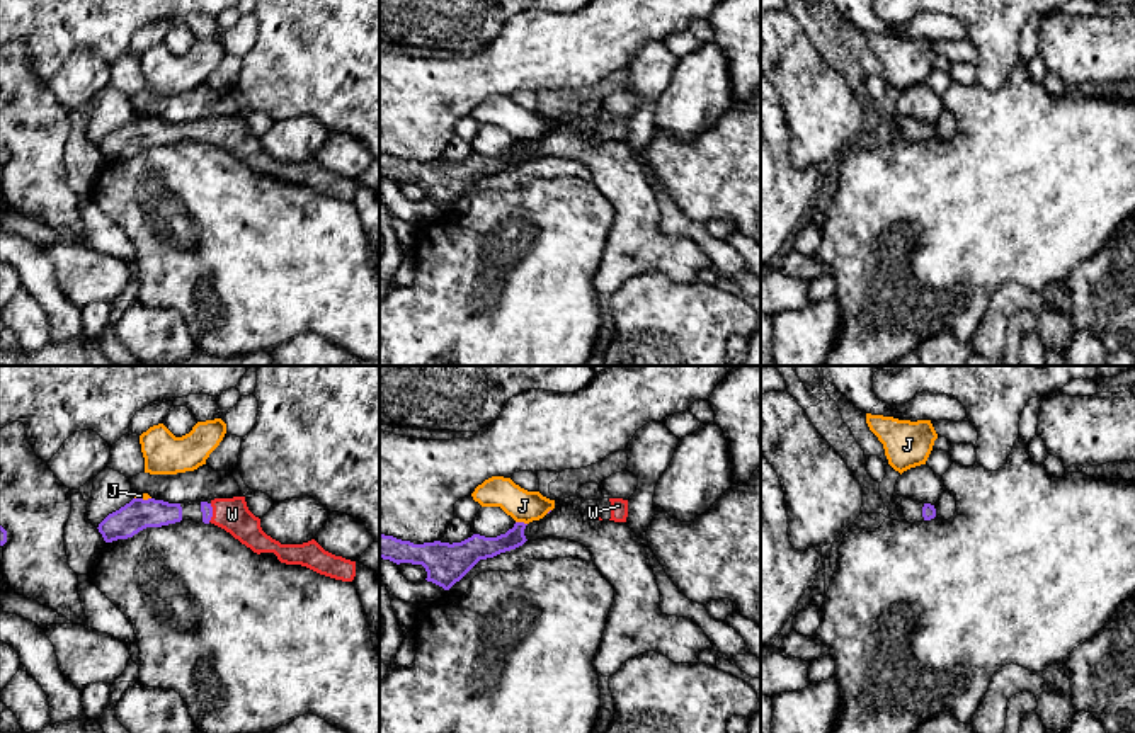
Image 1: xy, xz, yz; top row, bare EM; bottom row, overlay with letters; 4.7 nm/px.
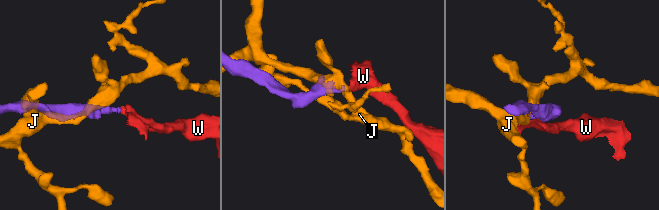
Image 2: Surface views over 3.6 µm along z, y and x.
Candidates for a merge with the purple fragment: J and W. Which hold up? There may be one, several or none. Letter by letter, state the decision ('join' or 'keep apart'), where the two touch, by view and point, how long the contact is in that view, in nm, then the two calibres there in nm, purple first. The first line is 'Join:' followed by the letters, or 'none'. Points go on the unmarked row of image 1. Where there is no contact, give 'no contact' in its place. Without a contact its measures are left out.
Join: W
J: keep apart | xz (521, 142) | 60 nm | 120/150 nm
W: join | xy (211, 131) | 90 nm | 60/160 nm

